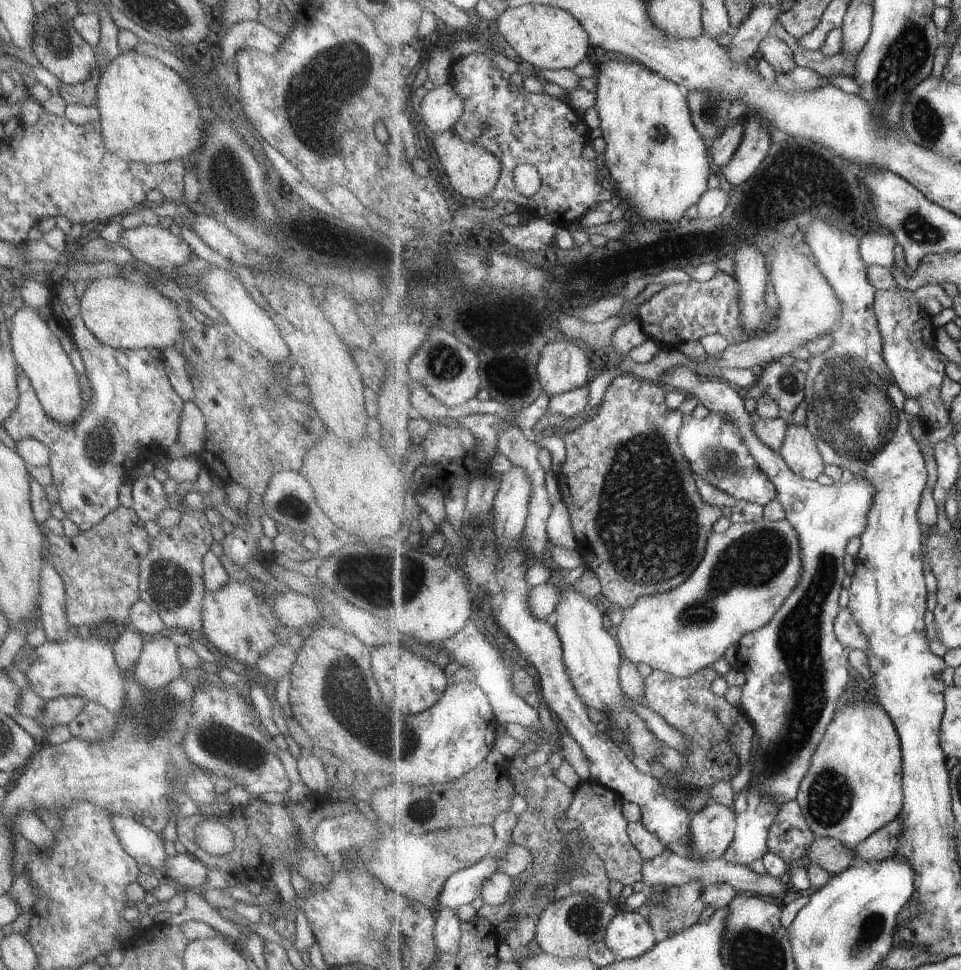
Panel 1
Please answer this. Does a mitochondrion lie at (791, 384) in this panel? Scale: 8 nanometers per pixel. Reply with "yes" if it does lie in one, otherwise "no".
yes

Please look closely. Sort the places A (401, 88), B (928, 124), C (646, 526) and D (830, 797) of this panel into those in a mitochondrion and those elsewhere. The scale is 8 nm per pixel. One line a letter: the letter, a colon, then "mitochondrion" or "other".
A: other
B: mitochondrion
C: mitochondrion
D: mitochondrion

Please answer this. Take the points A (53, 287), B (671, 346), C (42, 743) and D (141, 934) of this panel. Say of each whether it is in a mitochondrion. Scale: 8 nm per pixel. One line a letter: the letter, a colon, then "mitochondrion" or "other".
A: other
B: other
C: other
D: other

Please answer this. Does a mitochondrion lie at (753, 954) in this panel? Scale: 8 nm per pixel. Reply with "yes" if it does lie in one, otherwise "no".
yes

